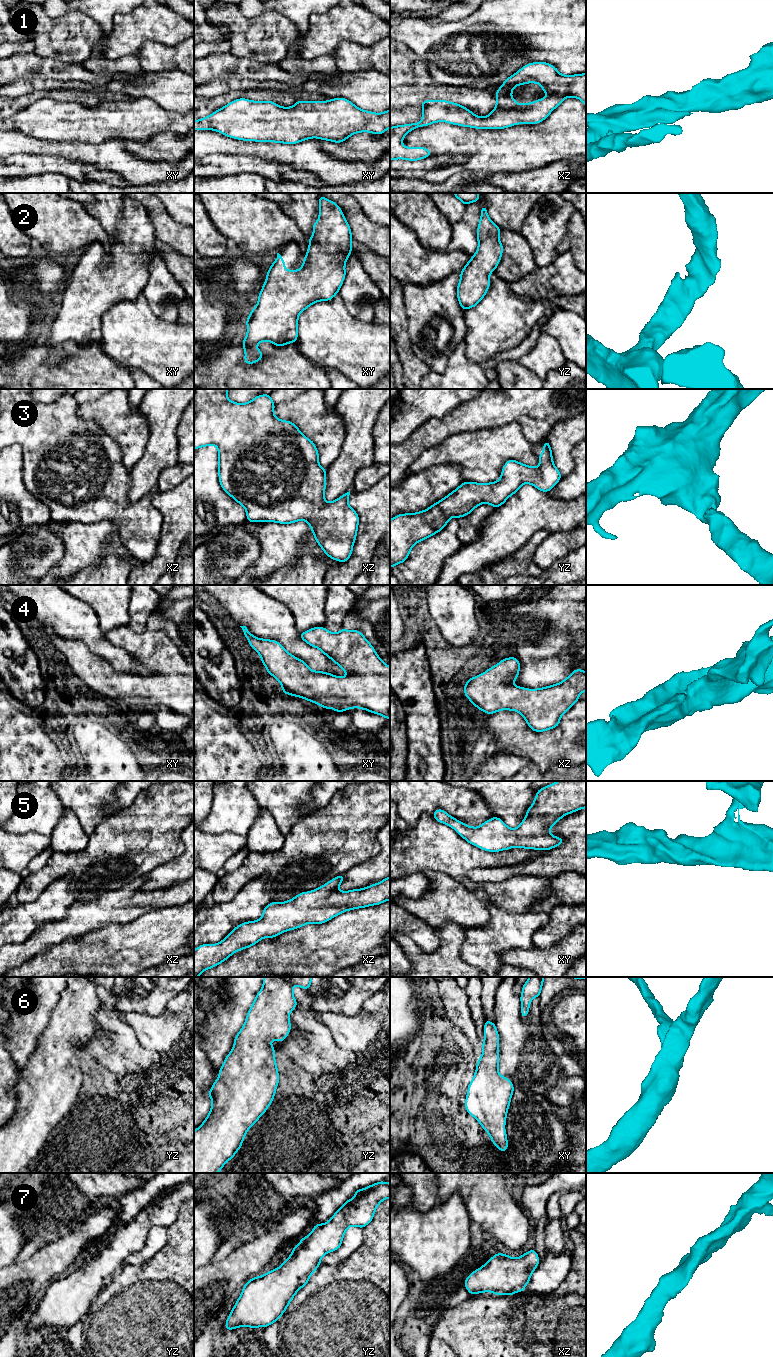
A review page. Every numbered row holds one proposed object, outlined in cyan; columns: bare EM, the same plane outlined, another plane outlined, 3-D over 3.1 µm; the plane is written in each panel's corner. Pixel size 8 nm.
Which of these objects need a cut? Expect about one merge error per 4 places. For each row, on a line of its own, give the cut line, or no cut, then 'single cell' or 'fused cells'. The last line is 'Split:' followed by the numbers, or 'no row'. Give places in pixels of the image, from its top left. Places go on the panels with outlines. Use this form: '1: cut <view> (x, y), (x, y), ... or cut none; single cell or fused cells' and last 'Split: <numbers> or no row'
1: cut none; single cell
2: cut none; single cell
3: cut none; single cell
4: cut none; single cell
5: cut none; single cell
6: cut none; single cell
7: cut none; single cell
Split: no row

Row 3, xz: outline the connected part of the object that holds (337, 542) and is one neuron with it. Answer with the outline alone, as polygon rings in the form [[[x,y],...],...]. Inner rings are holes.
[[[194,389],[194,449],[208,445],[215,445],[217,447],[219,454],[218,475],[221,487],[228,495],[245,508],[248,522],[271,521],[281,524],[290,524],[304,520],[310,525],[316,542],[323,549],[325,554],[336,561],[346,562],[351,557],[359,524],[358,514],[348,504],[350,491],[331,503],[325,501],[324,493],[327,483],[326,469],[319,465],[319,454],[314,442],[304,436],[294,423],[280,420],[274,415],[275,404],[269,394],[258,395],[251,401],[241,404],[229,400],[227,391],[228,389]]]

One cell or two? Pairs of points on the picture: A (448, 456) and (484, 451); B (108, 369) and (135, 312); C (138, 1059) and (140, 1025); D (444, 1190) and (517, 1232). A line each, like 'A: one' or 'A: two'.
A: one
B: two
C: two
D: one

